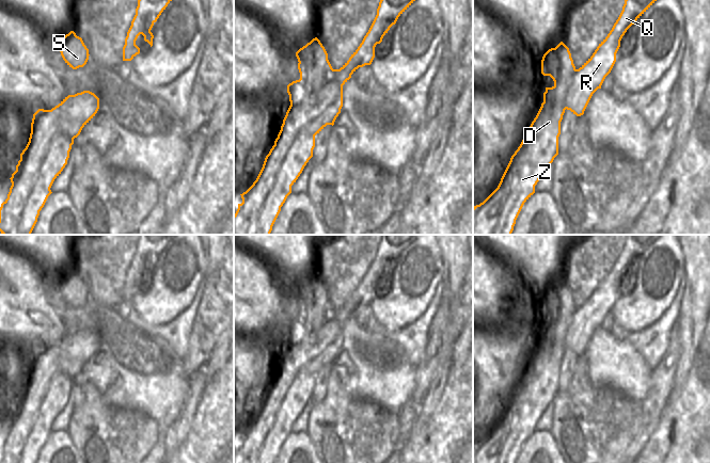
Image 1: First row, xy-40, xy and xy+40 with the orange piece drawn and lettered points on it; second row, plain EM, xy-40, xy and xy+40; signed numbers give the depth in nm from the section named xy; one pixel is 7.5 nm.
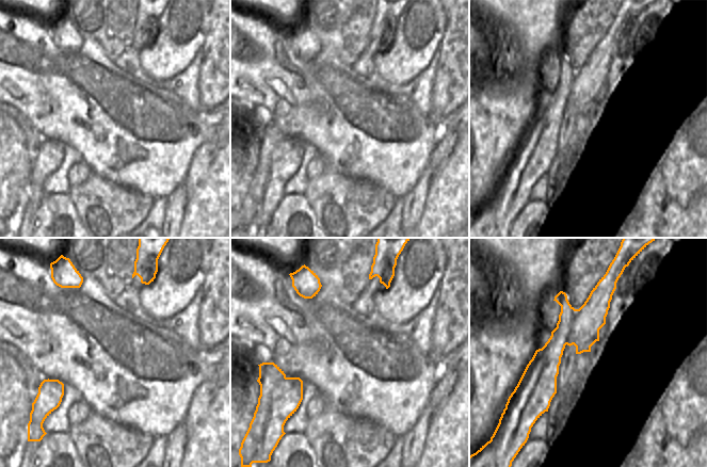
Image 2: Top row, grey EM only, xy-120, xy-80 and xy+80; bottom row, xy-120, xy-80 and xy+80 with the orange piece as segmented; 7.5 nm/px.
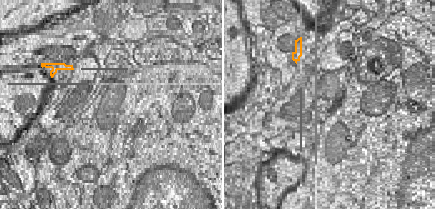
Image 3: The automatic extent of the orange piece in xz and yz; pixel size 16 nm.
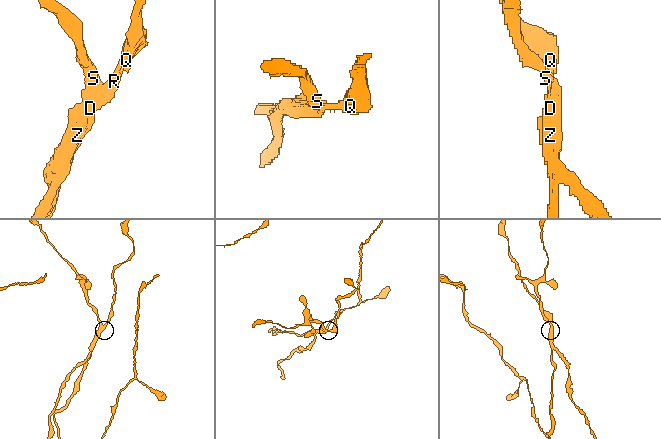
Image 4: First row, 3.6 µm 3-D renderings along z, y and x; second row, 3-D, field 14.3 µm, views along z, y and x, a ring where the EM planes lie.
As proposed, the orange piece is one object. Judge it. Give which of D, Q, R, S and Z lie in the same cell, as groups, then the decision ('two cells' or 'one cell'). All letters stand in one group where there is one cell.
D S Z / Q R | two cells

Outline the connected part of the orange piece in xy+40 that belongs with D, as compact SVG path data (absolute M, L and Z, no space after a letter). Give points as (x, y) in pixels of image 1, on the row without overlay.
M563 281L543 293L541 313L550 315L554 324L546 326L543 341L506 406L511 414L511 427L496 463L516 463L524 442L535 432L541 414L558 394L561 361L575 310L569 287Z

